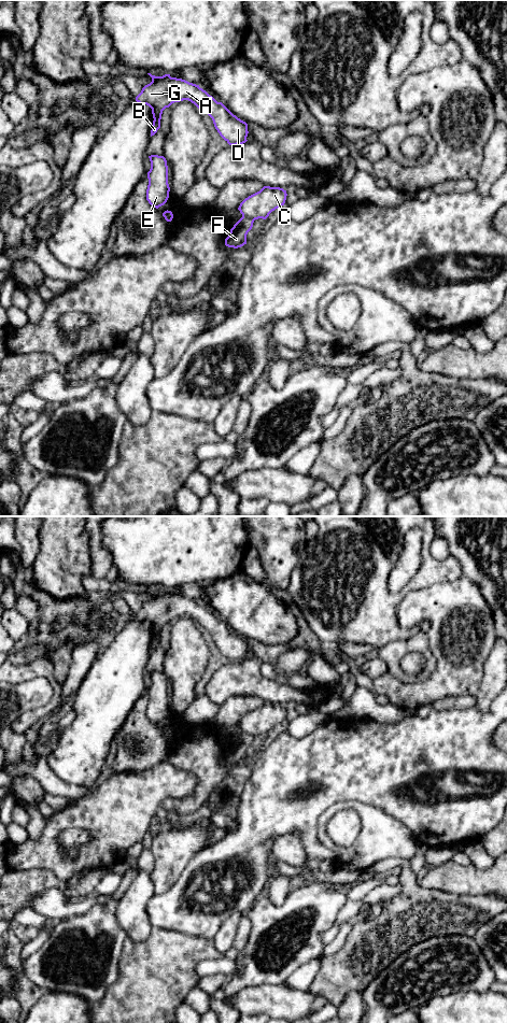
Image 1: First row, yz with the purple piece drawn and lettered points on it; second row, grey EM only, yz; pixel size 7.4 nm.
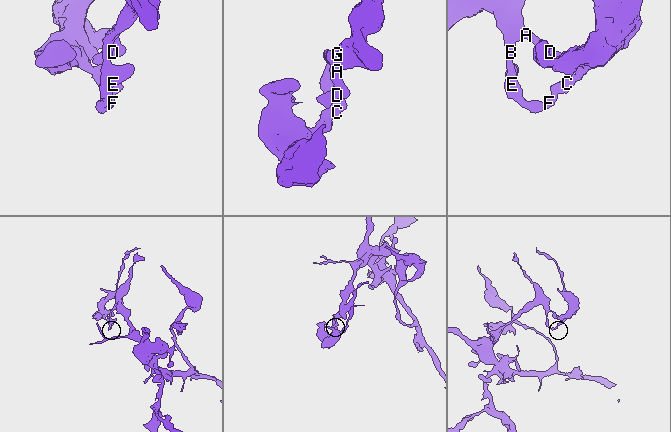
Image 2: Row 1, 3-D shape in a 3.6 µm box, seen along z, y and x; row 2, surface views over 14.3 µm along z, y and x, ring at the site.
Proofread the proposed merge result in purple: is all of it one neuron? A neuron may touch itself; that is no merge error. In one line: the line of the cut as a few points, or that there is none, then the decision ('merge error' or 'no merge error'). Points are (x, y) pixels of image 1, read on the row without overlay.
yz (242, 733), (248, 733), (253, 737) | merge error

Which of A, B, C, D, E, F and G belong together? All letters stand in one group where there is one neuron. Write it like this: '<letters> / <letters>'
A B D E F G / C

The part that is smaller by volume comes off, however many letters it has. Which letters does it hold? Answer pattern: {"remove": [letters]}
{"remove": ["C"]}

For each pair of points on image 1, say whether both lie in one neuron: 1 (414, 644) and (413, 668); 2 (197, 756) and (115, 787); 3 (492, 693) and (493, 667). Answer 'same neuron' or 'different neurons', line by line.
1: different neurons
2: different neurons
3: same neuron

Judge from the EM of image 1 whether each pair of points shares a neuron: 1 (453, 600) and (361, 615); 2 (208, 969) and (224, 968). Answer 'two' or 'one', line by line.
1: two
2: one

